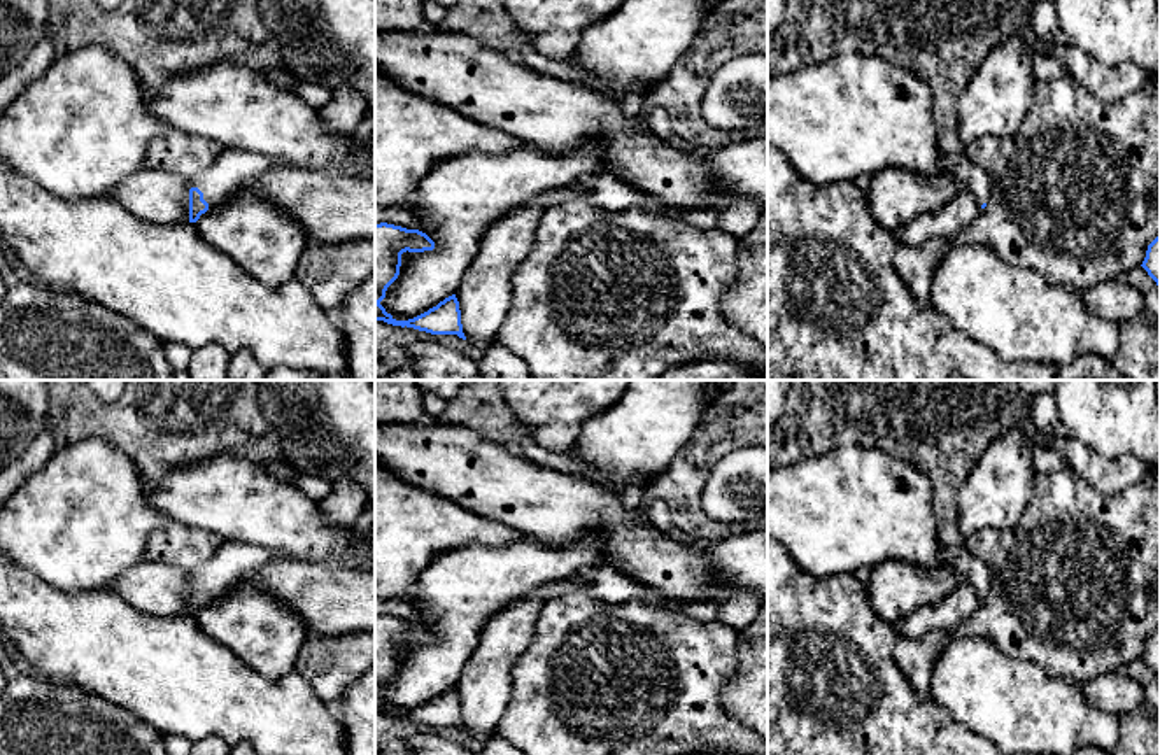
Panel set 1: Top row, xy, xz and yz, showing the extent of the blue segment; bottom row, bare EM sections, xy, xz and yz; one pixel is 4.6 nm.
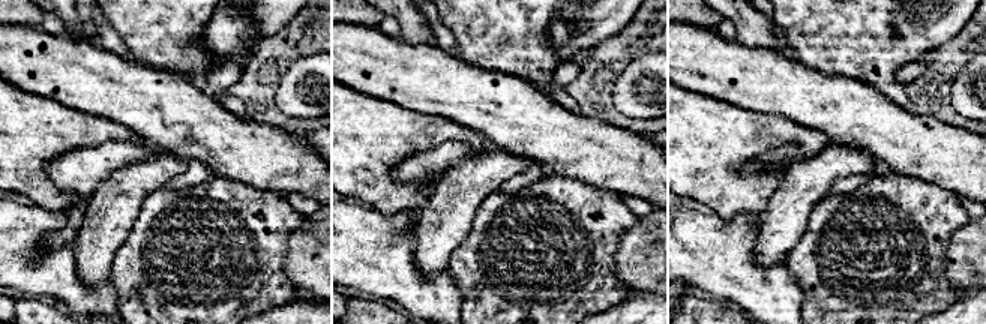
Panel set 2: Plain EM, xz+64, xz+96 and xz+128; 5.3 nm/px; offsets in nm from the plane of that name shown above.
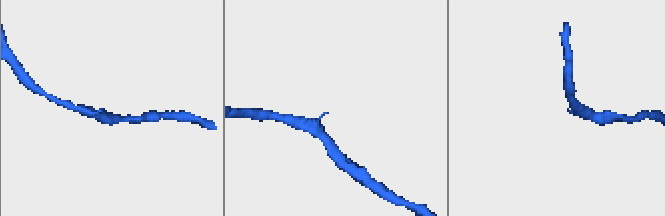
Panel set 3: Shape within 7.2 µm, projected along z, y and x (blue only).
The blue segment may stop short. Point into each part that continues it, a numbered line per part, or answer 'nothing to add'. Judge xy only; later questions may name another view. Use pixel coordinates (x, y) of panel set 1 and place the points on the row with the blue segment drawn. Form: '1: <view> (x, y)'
1: xy (232, 167)

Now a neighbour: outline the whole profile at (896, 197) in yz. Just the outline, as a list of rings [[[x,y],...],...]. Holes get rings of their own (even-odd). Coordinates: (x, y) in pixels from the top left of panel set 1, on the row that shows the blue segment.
[[[904,168],[873,173],[866,193],[871,217],[887,231],[897,231],[923,212],[936,212],[958,191],[951,173],[925,175]]]

